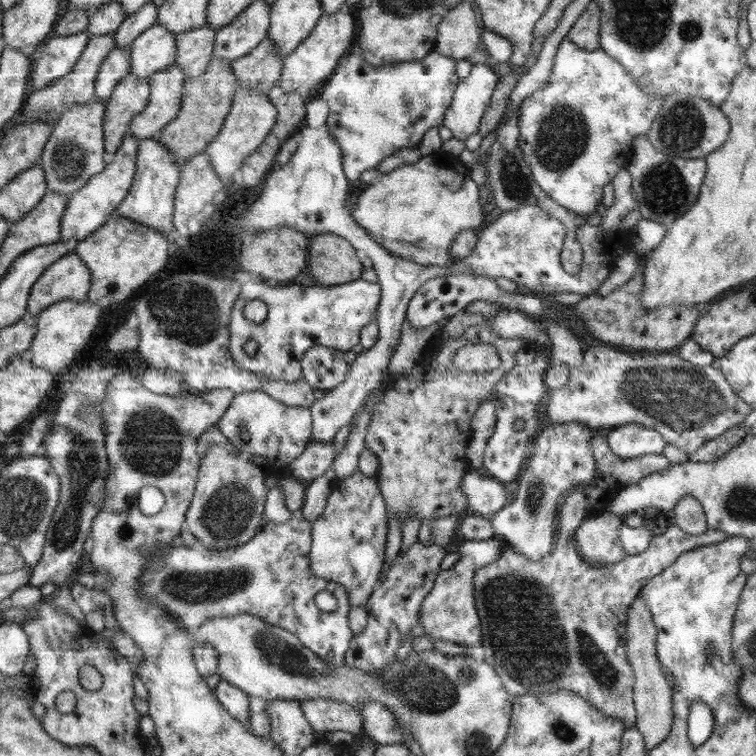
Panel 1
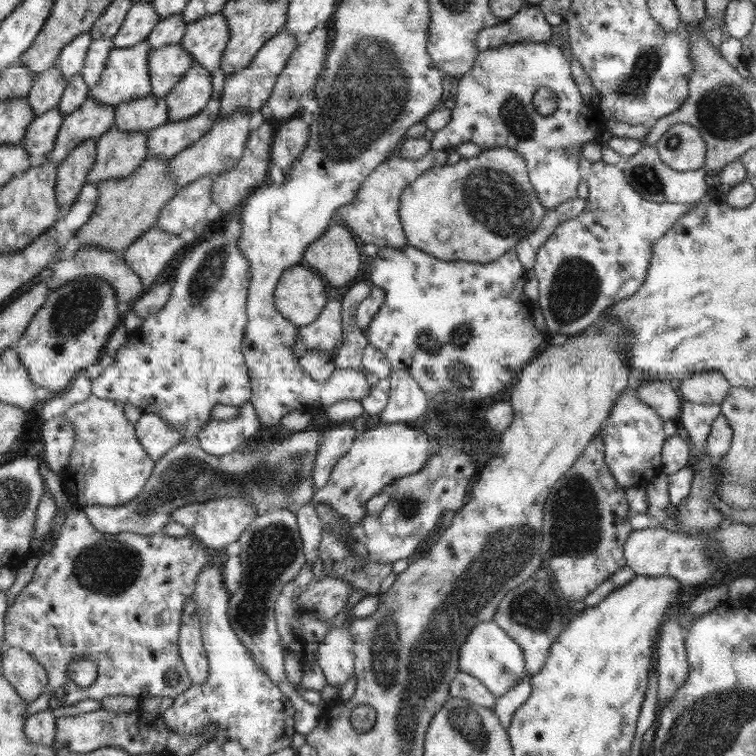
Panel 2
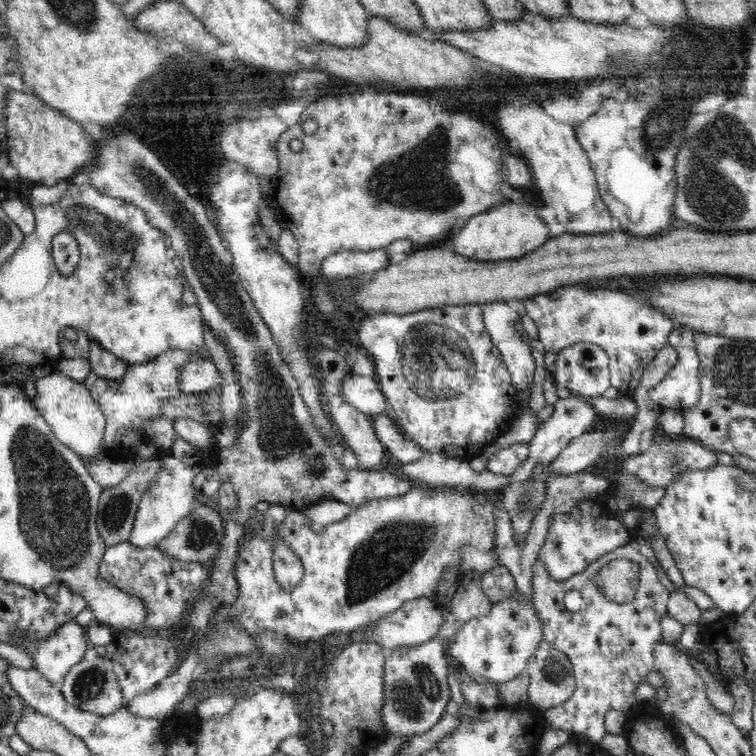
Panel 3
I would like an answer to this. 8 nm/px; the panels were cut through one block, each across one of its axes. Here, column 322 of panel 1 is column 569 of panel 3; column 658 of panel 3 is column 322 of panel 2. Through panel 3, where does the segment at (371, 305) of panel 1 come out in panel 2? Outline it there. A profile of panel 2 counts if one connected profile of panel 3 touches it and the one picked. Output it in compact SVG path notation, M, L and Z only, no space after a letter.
M328 300L314 322L298 327L298 340L294 345L294 354L298 360L304 352L311 350L335 355L335 350L342 344L341 313L341 302Z

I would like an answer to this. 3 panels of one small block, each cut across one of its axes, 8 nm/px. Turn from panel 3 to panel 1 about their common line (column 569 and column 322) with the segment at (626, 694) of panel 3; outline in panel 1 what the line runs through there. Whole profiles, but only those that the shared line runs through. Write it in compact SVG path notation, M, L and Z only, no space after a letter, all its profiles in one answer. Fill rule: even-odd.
M297 510L292 513L287 523L265 522L262 530L258 531L250 541L236 548L216 550L202 544L190 548L177 542L172 548L166 546L156 550L154 556L148 558L146 570L140 576L142 595L148 601L162 603L162 607L166 607L174 615L176 623L186 626L189 630L218 616L238 616L238 614L258 616L266 621L266 624L284 628L298 636L305 648L320 656L327 664L342 666L352 638L355 636L348 622L351 606L348 602L348 594L341 584L318 578L312 572L309 559L311 540L312 523L304 518L302 510ZM322 590L328 590L336 598L338 602L336 610L326 612L316 606L314 598ZM323 699L298 702L315 731L328 734L343 730L356 736L363 734L361 717L349 705Z

